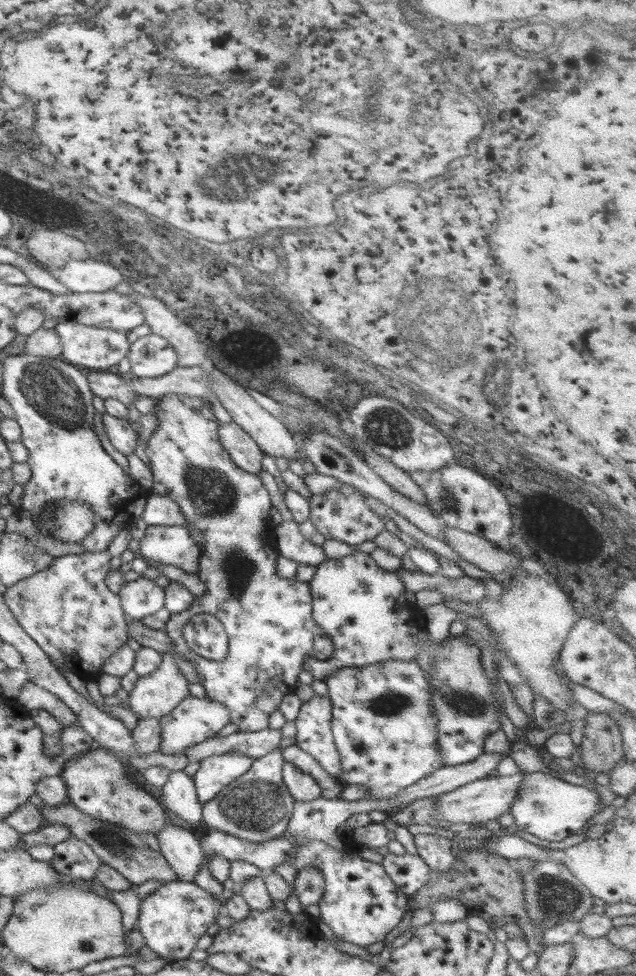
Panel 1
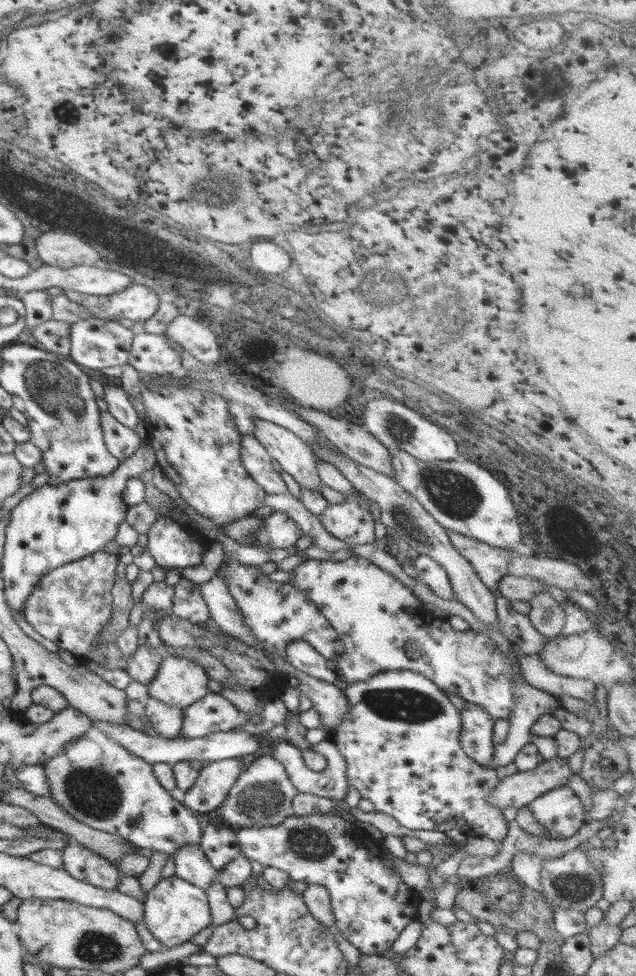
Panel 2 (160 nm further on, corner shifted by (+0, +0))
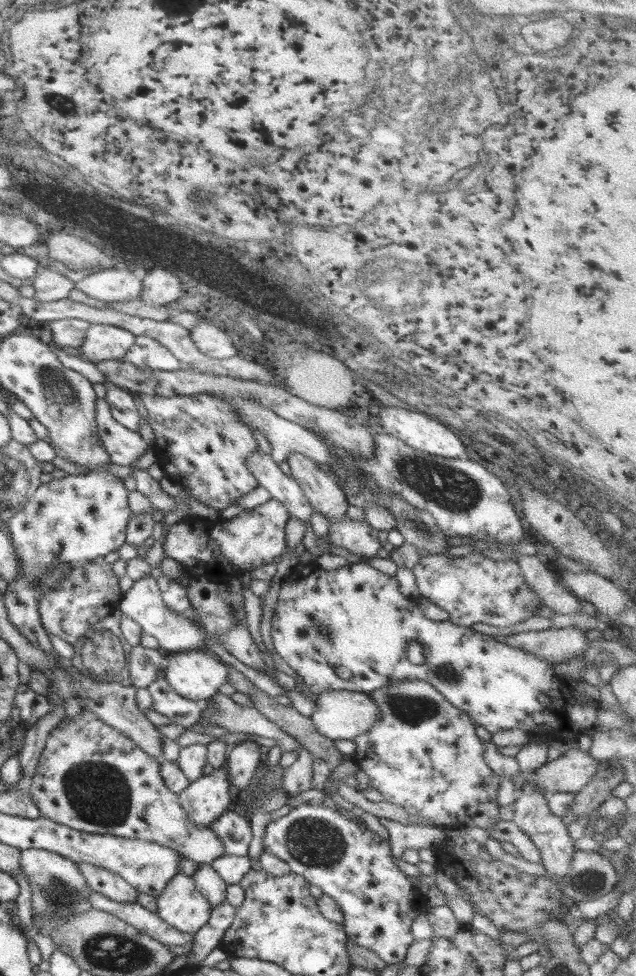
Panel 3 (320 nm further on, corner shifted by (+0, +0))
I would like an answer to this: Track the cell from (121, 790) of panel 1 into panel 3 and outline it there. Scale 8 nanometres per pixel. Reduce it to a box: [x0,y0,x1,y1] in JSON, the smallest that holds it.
[29,707,224,865]

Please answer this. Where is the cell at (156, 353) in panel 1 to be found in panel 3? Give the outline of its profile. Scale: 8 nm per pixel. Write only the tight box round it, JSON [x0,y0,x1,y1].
[124,336,184,371]

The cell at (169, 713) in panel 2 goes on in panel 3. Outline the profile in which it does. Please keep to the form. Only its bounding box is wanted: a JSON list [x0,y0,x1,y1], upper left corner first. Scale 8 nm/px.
[147,671,204,729]

